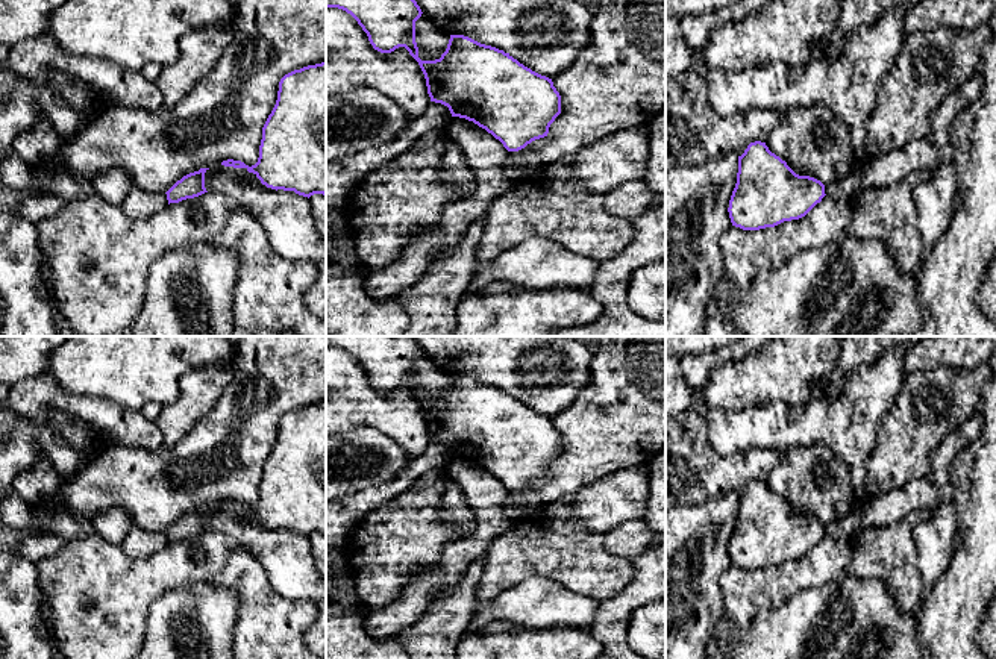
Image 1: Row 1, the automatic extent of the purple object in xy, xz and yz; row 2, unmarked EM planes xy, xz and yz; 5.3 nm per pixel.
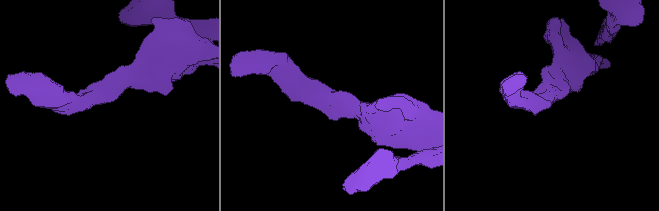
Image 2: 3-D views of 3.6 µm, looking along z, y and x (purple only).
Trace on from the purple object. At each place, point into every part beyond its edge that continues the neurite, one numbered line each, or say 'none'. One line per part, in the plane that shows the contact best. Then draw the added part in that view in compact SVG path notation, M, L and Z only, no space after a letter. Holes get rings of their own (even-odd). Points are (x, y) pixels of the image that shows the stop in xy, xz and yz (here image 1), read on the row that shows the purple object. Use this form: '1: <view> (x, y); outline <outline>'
none

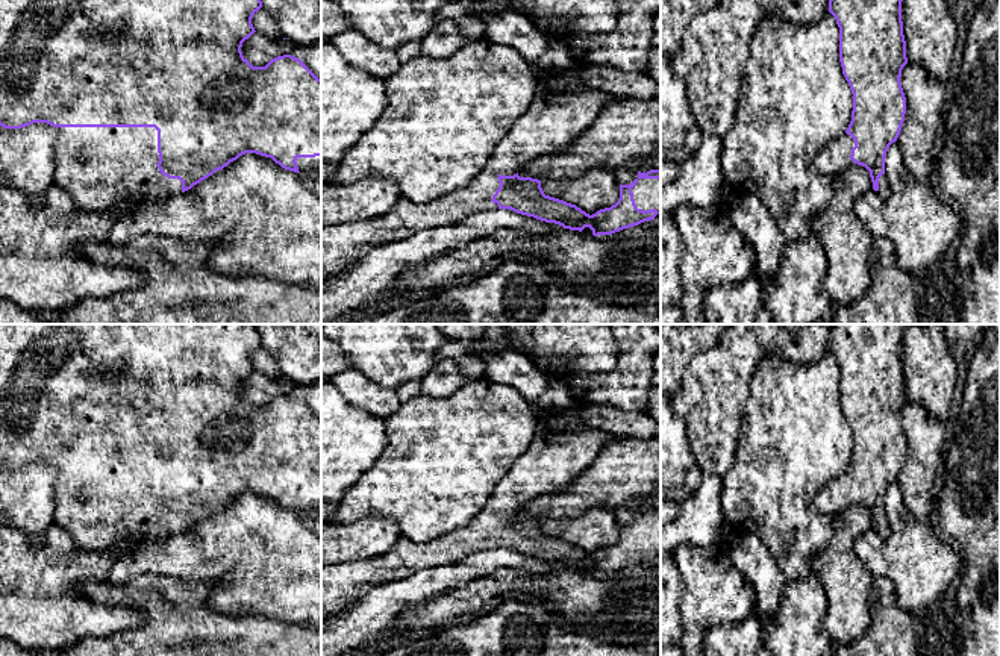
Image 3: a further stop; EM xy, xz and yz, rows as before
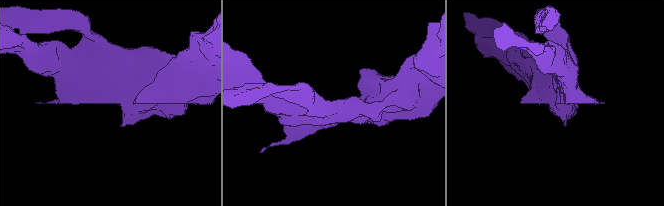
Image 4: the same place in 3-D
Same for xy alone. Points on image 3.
1: xy (100, 167); outline M56 127L55 162L56 168L53 183L68 192L74 205L85 212L102 212L115 205L121 205L126 200L136 200L136 209L144 201L153 201L156 198L167 198L182 194L182 182L179 179L168 179L158 168L158 130L155 127Z

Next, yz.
1: yz (834, 158); outline M842 133L824 145L814 159L814 170L820 174L838 176L855 162L850 159L855 141L850 135Z

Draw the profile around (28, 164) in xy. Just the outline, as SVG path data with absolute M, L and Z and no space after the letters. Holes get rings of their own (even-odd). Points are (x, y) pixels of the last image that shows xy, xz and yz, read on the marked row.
M33 123L21 129L0 126L0 186L26 194L33 211L39 211L44 194L55 180L56 127Z

